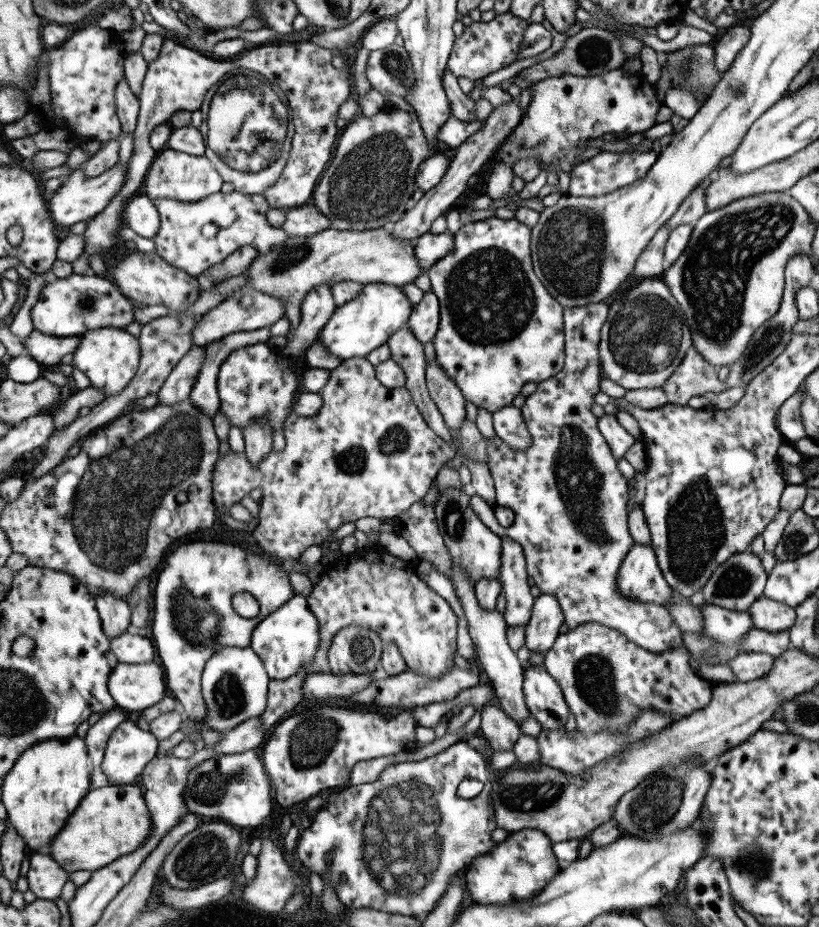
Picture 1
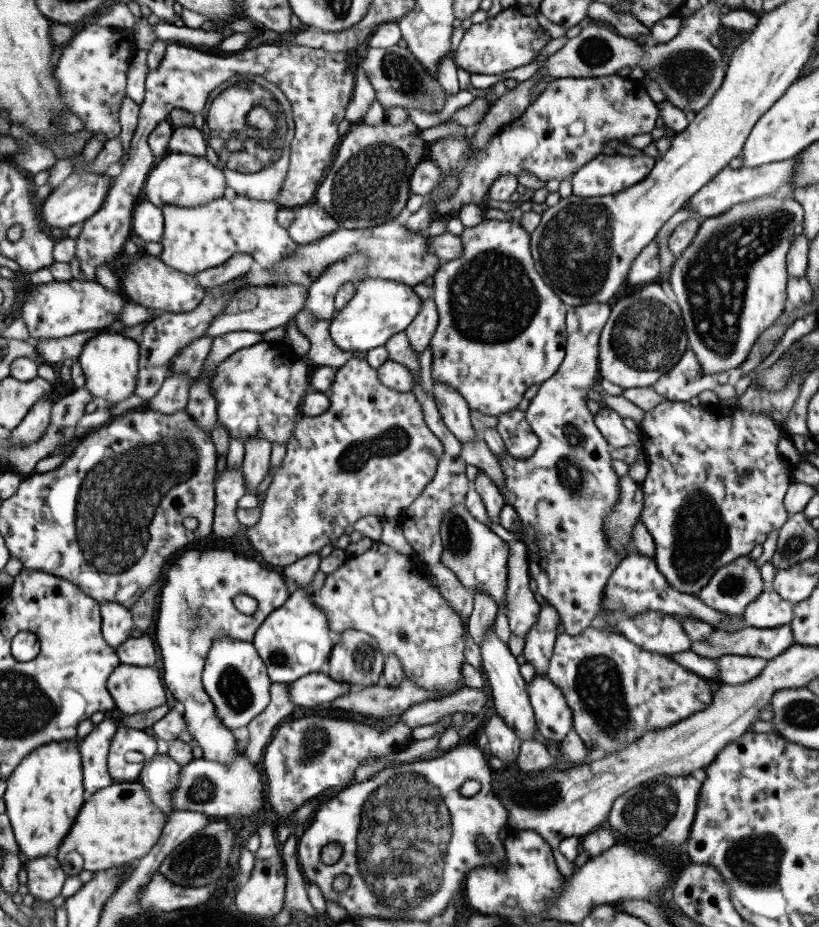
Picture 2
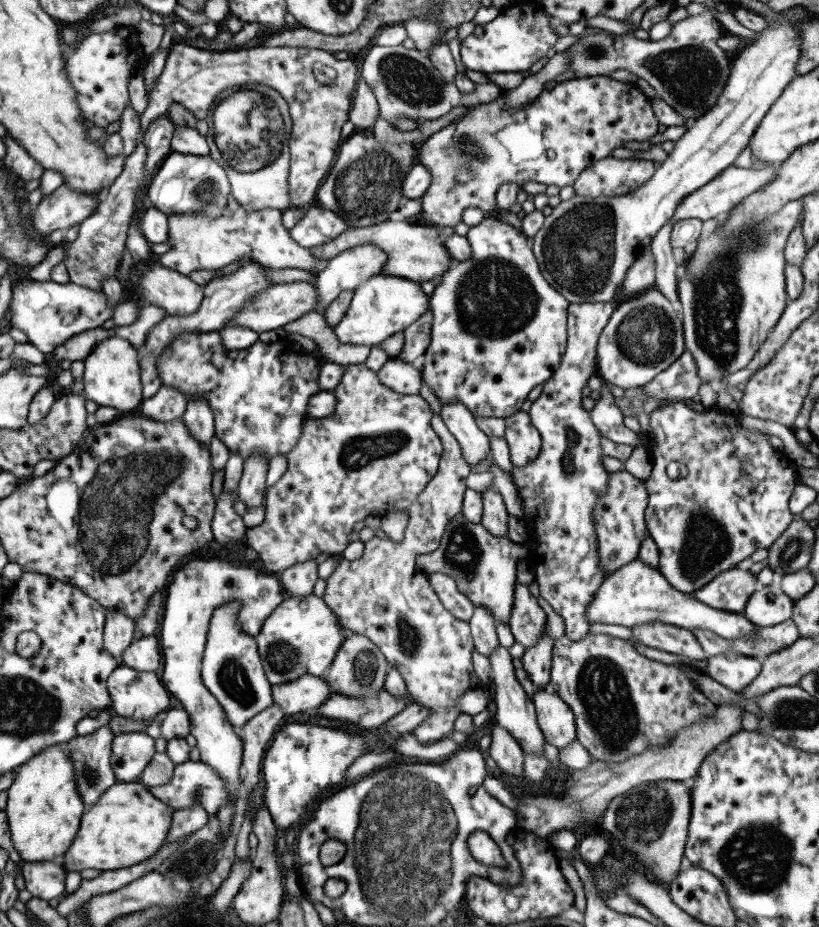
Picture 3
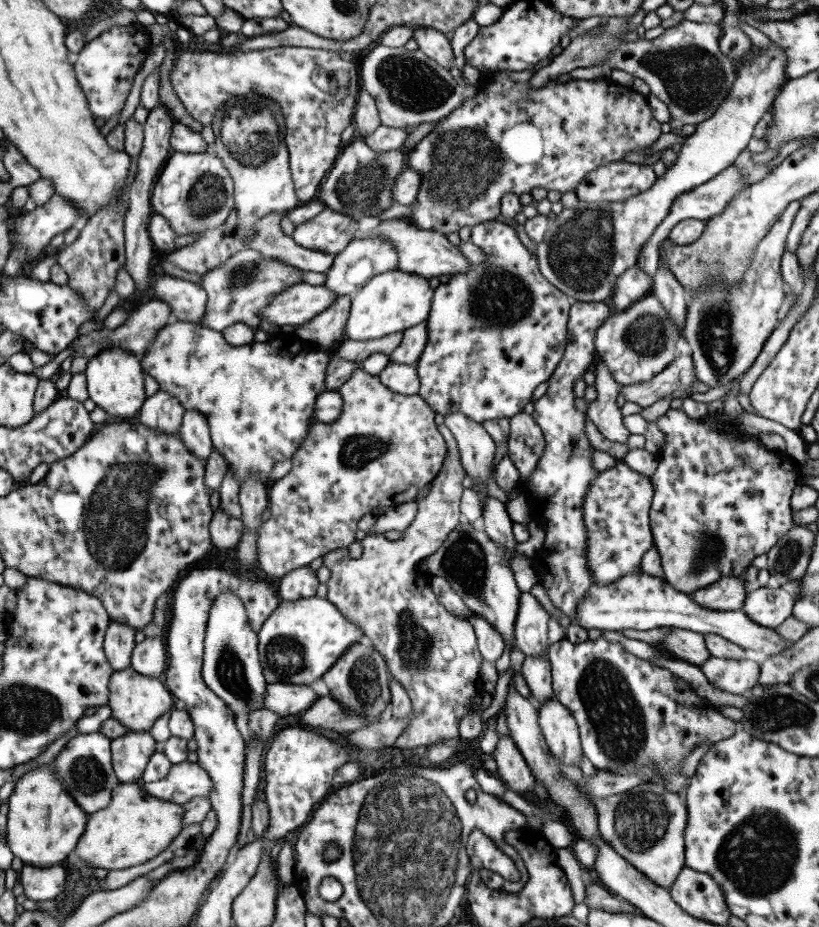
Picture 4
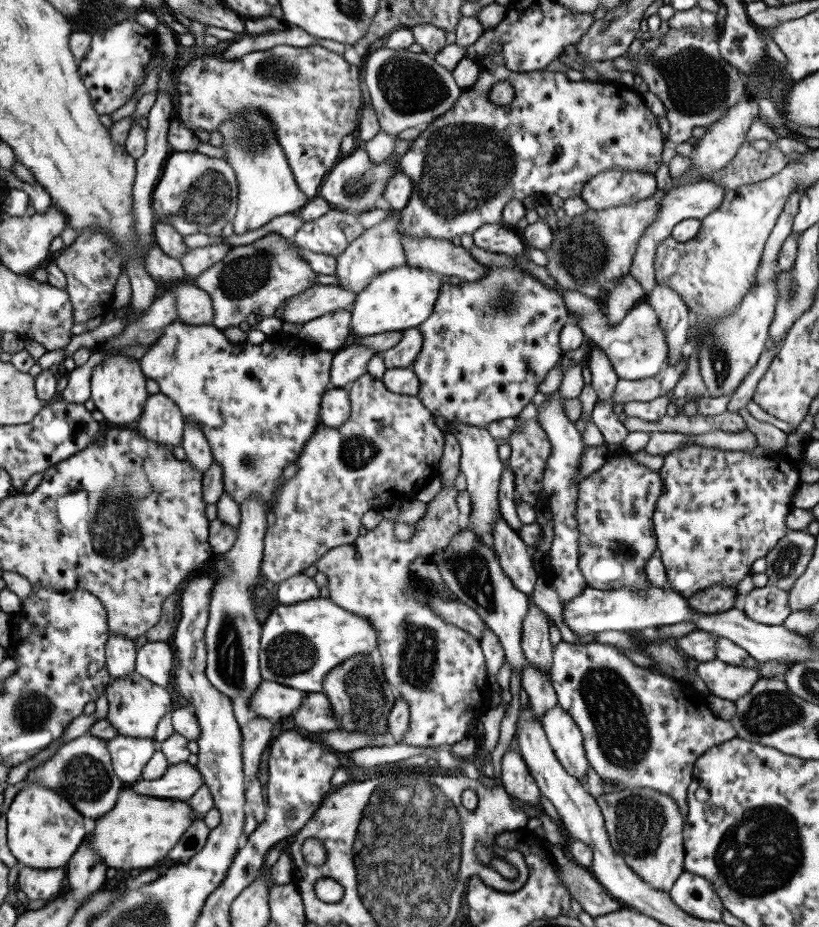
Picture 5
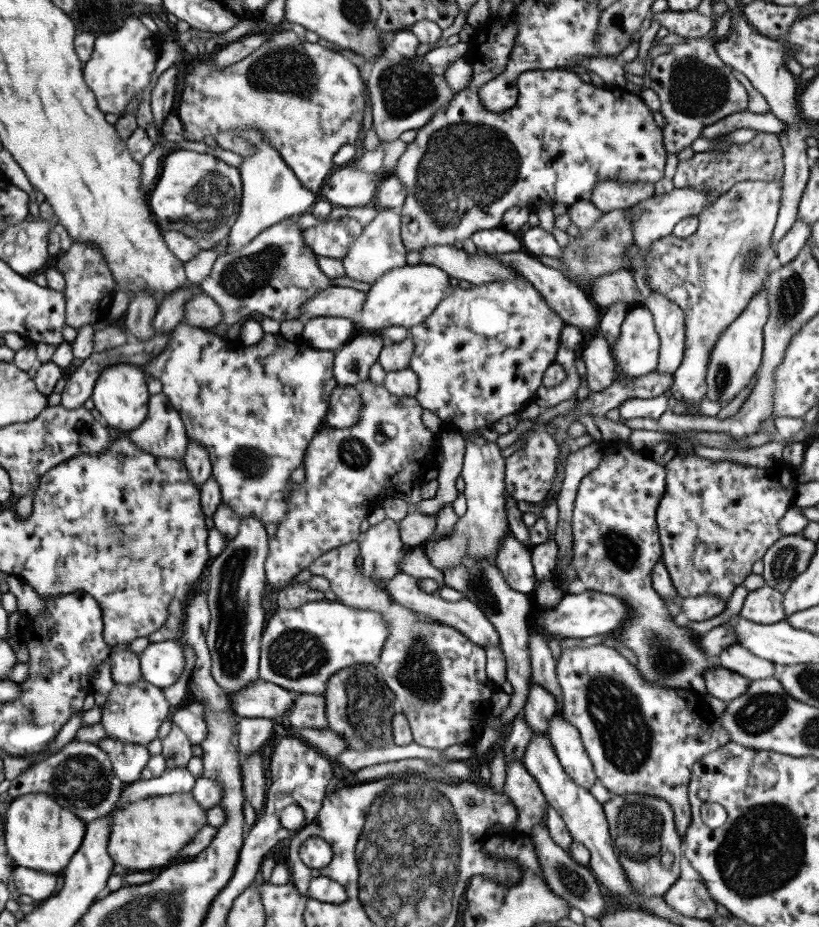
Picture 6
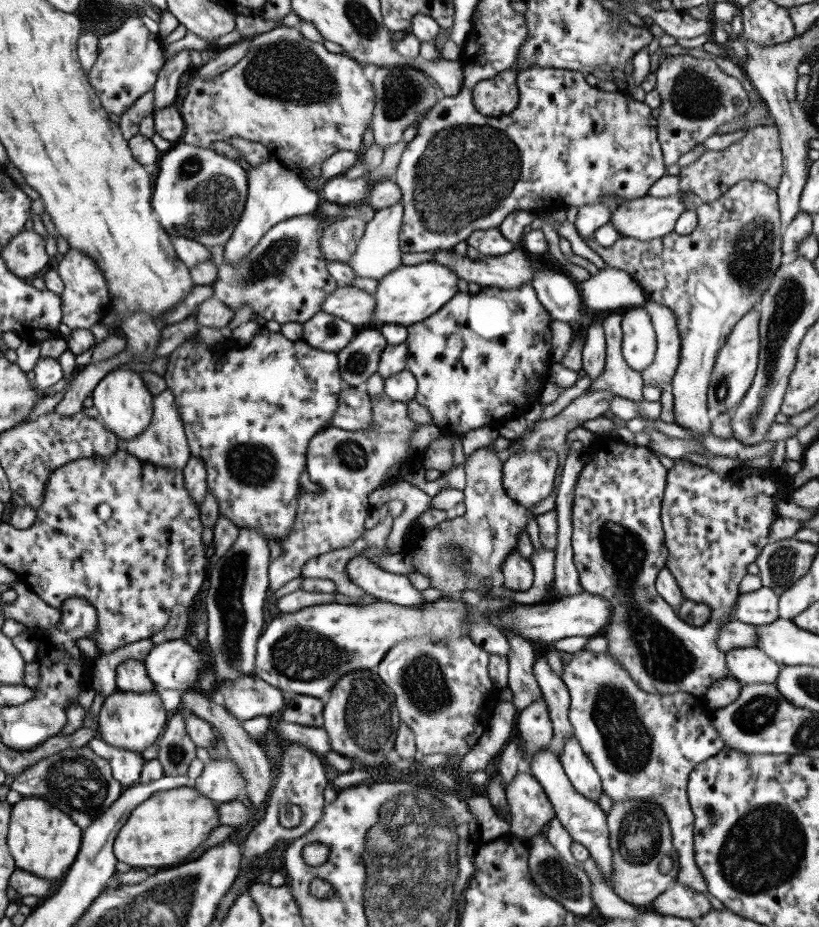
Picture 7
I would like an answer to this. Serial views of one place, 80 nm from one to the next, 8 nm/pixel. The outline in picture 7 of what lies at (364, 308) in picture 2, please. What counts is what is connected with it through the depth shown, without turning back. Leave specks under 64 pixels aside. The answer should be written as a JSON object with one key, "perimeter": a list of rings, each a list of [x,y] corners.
{"perimeter":[[[425,261],[415,265],[399,265],[395,270],[382,276],[377,283],[375,292],[375,309],[371,321],[383,325],[395,324],[407,327],[425,320],[443,306],[457,290],[458,276],[445,265],[435,261]]]}

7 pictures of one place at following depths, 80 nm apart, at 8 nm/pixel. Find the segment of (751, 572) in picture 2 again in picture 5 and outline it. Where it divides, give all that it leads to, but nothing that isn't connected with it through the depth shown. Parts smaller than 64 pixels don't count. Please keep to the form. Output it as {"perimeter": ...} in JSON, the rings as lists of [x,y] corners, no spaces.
{"perimeter":[[[714,584],[687,597],[687,604],[696,614],[717,614],[737,607],[737,595],[733,586]]]}

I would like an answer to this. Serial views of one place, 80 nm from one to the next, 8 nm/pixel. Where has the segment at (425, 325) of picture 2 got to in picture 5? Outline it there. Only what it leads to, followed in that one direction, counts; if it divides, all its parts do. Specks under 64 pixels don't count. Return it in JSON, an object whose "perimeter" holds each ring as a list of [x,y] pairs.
{"perimeter":[[[417,328],[405,329],[401,332],[399,342],[385,352],[380,352],[379,356],[383,359],[383,365],[386,368],[410,368],[421,350],[421,344],[423,344],[423,339]]]}

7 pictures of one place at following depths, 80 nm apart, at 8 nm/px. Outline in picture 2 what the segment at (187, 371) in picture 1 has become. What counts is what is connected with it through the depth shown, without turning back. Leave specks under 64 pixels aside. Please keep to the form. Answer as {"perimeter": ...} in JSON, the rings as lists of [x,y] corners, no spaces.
{"perimeter":[[[169,374],[159,392],[151,400],[147,400],[141,409],[154,410],[162,415],[173,414],[186,405],[190,386],[190,380],[186,379],[185,374]]]}

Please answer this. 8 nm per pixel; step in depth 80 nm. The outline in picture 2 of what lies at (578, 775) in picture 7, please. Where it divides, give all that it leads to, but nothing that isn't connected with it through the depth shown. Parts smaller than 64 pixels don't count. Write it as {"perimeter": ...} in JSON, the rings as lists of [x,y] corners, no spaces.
{"perimeter":[[[535,674],[527,687],[536,730],[546,740],[560,743],[572,729],[572,712],[561,691],[541,674]]]}

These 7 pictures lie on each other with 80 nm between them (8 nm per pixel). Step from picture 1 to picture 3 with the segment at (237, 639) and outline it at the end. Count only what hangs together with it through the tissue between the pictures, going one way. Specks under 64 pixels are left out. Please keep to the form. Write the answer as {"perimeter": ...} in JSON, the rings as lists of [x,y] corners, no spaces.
{"perimeter":[[[217,557],[190,558],[188,564],[177,570],[169,582],[165,594],[164,613],[160,621],[159,646],[162,657],[161,682],[168,687],[175,701],[182,704],[189,721],[189,732],[195,738],[200,761],[210,766],[224,782],[224,788],[231,795],[227,804],[221,804],[215,814],[221,825],[221,839],[229,836],[233,820],[235,791],[240,783],[239,769],[242,763],[242,740],[233,731],[226,714],[217,699],[203,686],[200,677],[200,662],[206,641],[208,622],[213,609],[220,604],[238,601],[240,609],[236,614],[236,625],[245,634],[254,637],[265,618],[283,601],[283,589],[277,575],[256,570],[251,566],[233,565]]]}

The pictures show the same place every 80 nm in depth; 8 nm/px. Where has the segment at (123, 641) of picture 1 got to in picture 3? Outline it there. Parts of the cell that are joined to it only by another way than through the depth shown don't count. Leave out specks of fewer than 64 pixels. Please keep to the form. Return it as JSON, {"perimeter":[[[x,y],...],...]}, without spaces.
{"perimeter":[[[142,636],[134,641],[124,654],[125,666],[151,672],[162,667],[161,650],[157,636]]]}

